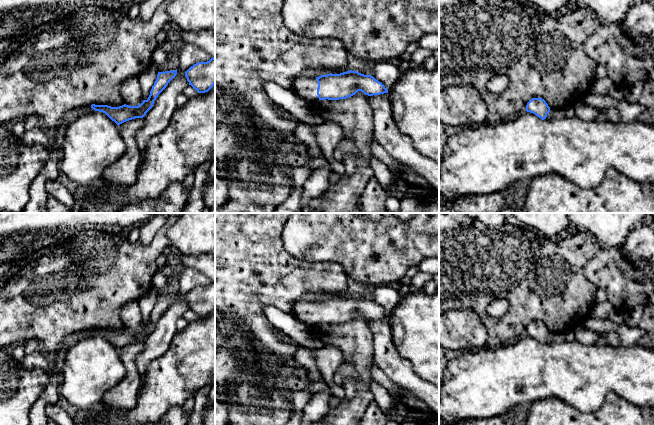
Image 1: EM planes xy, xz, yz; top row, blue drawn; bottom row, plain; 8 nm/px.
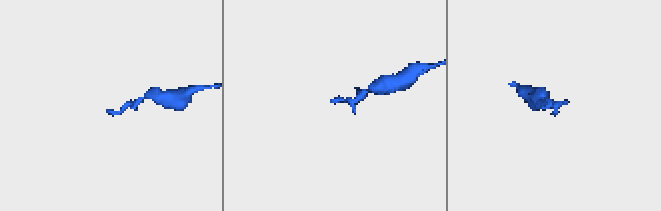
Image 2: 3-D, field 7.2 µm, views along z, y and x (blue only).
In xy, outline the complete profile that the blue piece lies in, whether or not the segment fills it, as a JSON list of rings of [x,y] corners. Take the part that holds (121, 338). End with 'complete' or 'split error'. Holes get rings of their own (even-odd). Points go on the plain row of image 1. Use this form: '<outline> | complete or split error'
[[[177,293],[173,295],[158,296],[157,303],[152,310],[150,319],[147,324],[143,324],[138,330],[122,329],[111,331],[108,329],[92,328],[91,332],[95,335],[105,337],[118,350],[126,345],[143,342],[146,337],[153,331],[154,325],[158,319],[167,311],[168,307],[176,300]]] | complete

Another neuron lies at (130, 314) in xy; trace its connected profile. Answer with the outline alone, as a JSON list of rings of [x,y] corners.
[[[137,301],[125,303],[119,312],[119,317],[126,329],[138,330],[143,326],[142,313]]]

